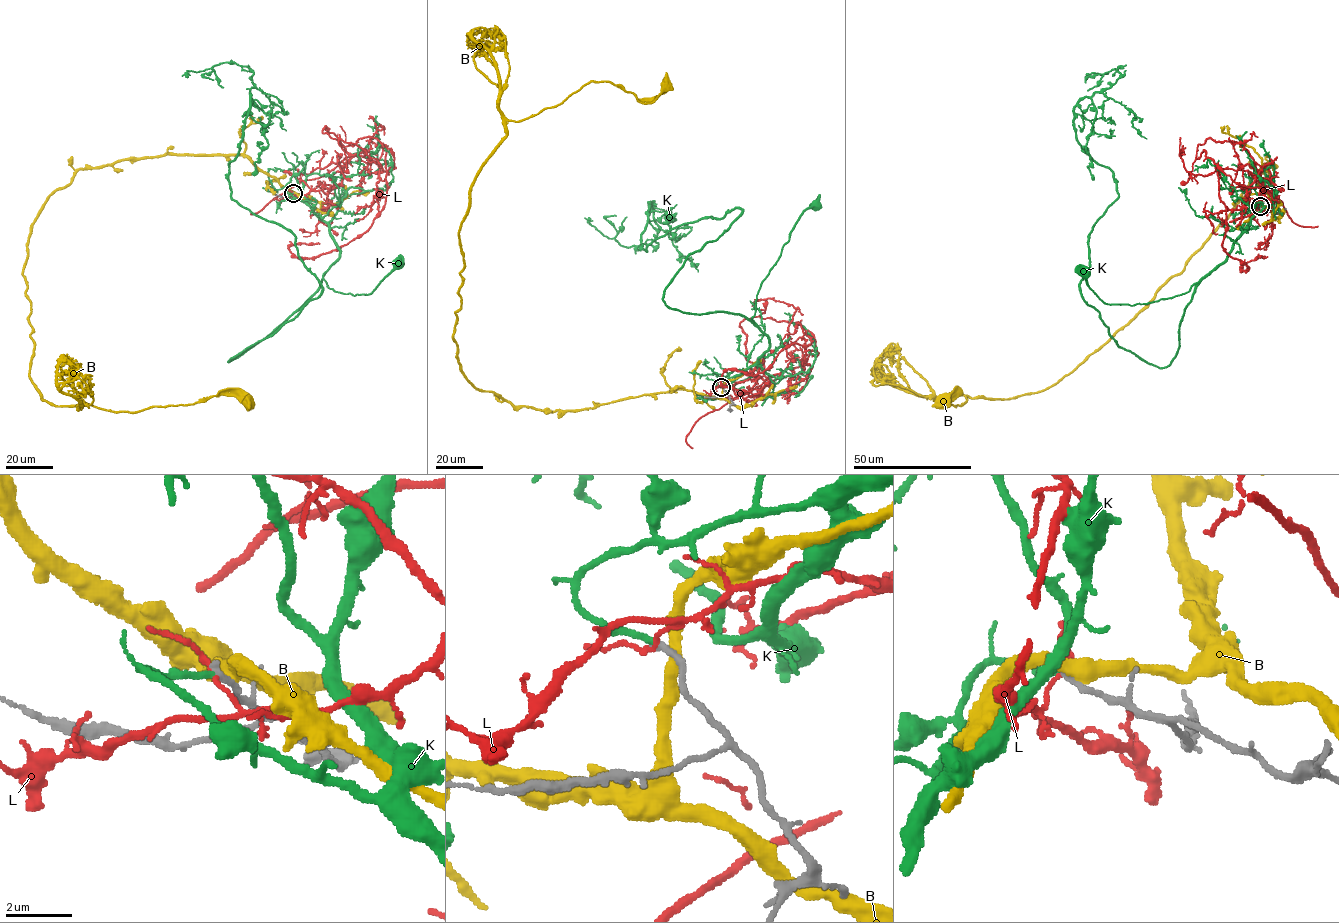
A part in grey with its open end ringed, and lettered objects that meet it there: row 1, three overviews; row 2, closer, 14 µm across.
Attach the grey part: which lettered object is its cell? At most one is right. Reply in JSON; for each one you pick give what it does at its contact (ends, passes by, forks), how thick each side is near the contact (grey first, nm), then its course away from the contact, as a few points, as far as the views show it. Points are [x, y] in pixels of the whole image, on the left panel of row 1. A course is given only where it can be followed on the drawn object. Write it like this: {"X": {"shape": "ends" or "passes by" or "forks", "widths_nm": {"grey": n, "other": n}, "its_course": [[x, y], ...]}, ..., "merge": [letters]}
{"K": {"shape": "ends", "widths_nm": {"grey": 240, "other": 180}, "its_course": [[293, 193], [288, 193], [327, 224], [340, 250], [323, 275], [328, 287], [368, 295], [397, 263]]}, "merge": ["K"]}

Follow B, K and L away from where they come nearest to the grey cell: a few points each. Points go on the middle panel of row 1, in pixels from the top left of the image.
B: (723, 388), (513, 406), (467, 379), (453, 338), (459, 228), (507, 120), (591, 82), (643, 103), (665, 85)
K: (721, 387), (718, 380), (756, 364), (769, 346), (751, 318), (756, 294), (799, 216), (815, 205)
L: (721, 387), (779, 376), (746, 359), (744, 319), (798, 322), (811, 344), (722, 375), (752, 389)

